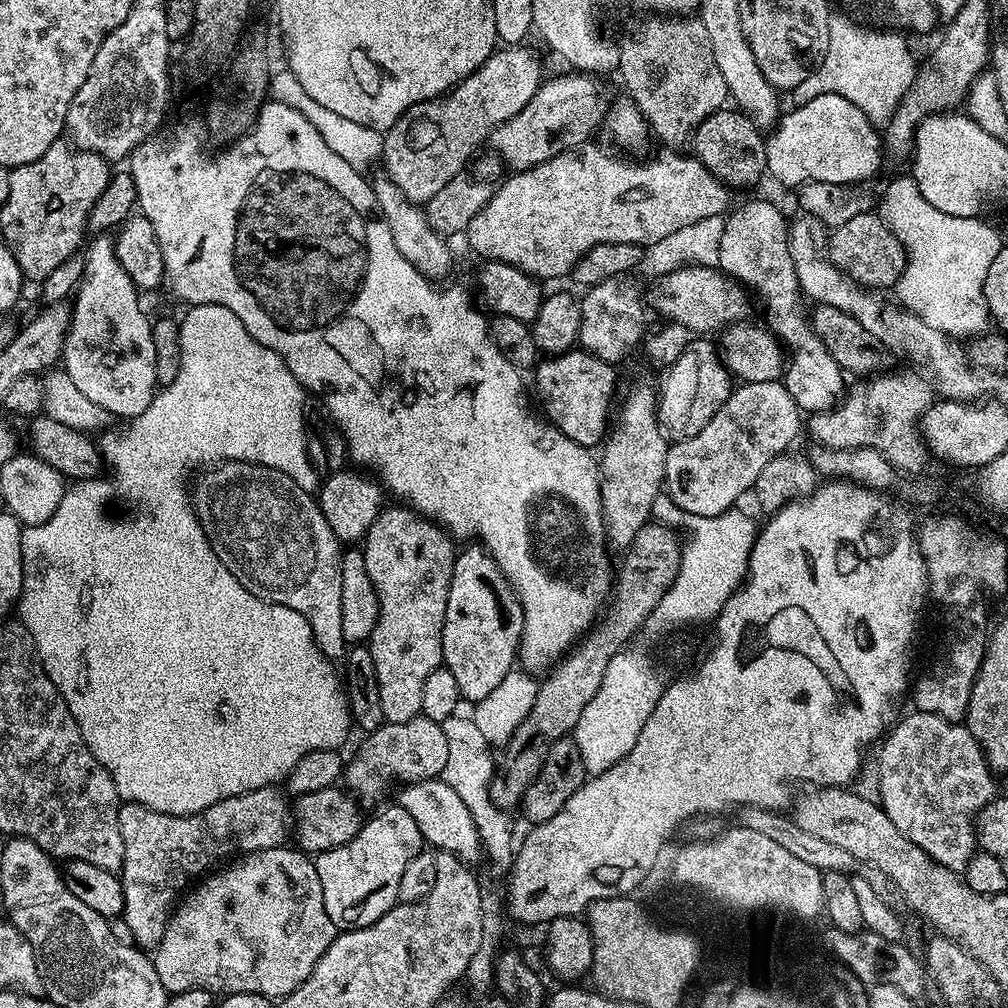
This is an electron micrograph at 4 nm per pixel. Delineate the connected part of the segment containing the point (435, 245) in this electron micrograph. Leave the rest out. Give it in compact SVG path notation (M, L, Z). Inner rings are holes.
M386 174L379 175L371 177L372 192L376 196L379 215L390 230L390 238L394 238L394 246L398 246L398 254L402 254L402 258L406 258L406 262L410 262L410 266L414 266L414 270L418 270L428 280L440 282L452 268L449 241L438 230L431 228L421 205L410 202L410 198L406 198L406 194L402 194L402 190L398 190L398 186L394 186L394 182Z

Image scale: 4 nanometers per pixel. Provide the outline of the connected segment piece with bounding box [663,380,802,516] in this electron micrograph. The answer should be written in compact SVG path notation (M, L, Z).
M780 380L741 383L733 387L718 414L714 414L714 418L710 418L710 422L706 422L706 426L702 426L698 434L685 440L677 440L669 447L663 483L666 496L681 508L681 513L689 516L717 516L729 511L735 505L732 503L743 492L751 493L755 489L758 474L762 474L766 462L789 451L788 446L794 443L796 435L802 432L800 419L800 407L796 405L794 398L790 398Z

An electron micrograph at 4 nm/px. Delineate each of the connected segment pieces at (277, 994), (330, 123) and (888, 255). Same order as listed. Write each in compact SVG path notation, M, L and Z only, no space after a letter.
M281 846L279 848L267 848L262 851L245 853L226 867L228 868L224 870L219 869L211 873L208 877L205 877L196 886L198 888L176 906L169 917L162 942L159 943L152 956L158 978L161 979L163 988L171 995L184 993L186 990L206 989L208 992L218 996L232 995L234 993L256 993L262 994L272 1000L279 999L281 996L288 996L289 993L293 992L312 973L314 966L318 962L318 958L329 949L330 943L333 942L338 934L338 929L330 921L330 916L326 912L322 895L322 882L319 881L315 861L299 849L290 846Z
M287 66L281 67L281 72L273 71L269 75L267 91L275 103L298 110L298 114L302 114L302 118L306 118L306 122L310 122L310 126L314 126L318 134L322 134L322 142L326 142L326 146L330 146L330 150L334 150L334 154L338 154L342 162L350 162L350 166L365 170L364 168L370 167L375 160L377 163L381 159L384 150L382 133L370 130L370 126L361 126L359 122L350 122L350 118L342 118L342 114L334 114L334 110L326 110L326 106L314 102L314 98L310 98L310 94L302 90L302 82L294 78Z
M875 211L854 214L842 226L831 229L828 236L828 258L847 274L856 284L871 290L891 289L900 281L904 269L904 247L894 238L894 234L882 222Z

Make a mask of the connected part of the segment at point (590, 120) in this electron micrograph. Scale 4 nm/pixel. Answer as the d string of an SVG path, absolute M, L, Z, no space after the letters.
M568 70L565 76L545 79L518 114L499 124L490 137L490 148L512 172L525 172L571 148L593 139L592 131L604 123L604 88L595 75Z

